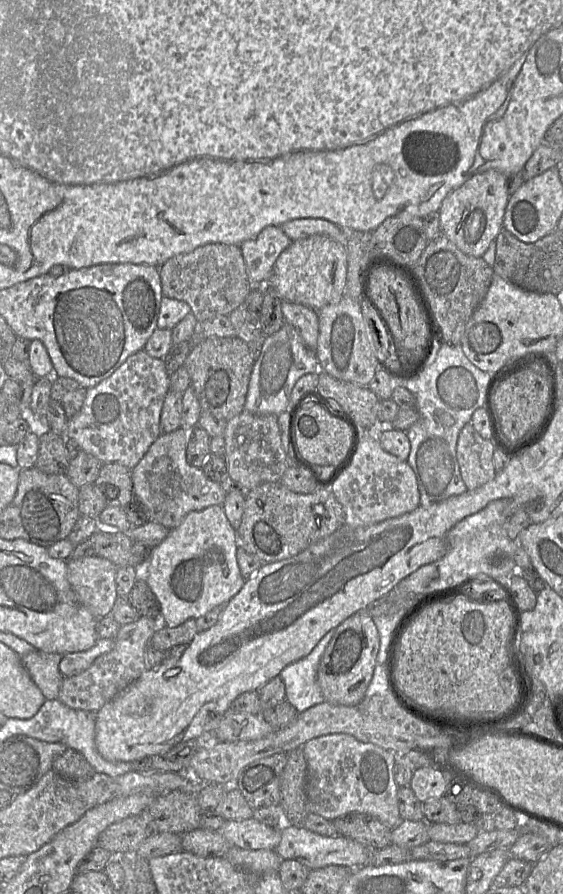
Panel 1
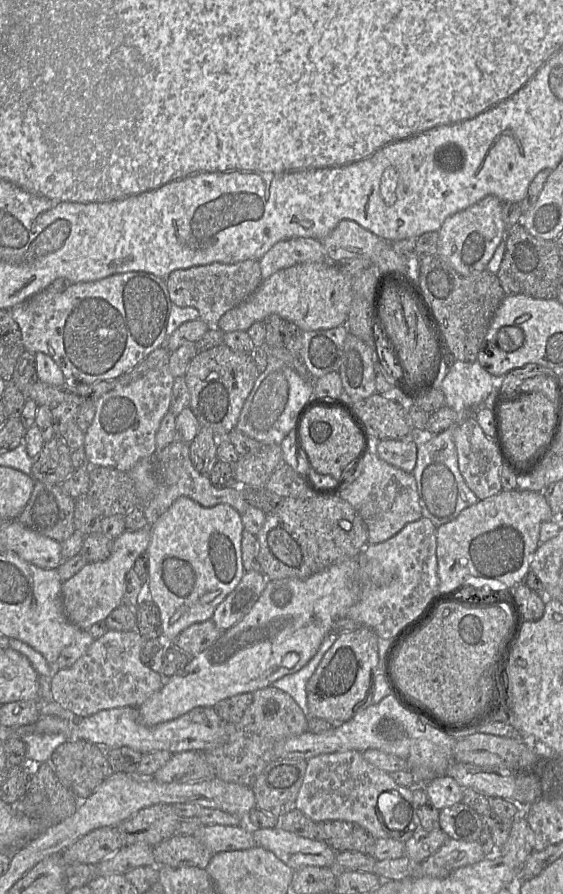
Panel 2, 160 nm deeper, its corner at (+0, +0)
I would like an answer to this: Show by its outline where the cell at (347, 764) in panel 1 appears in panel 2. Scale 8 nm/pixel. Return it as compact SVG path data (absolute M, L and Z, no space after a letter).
M348 750L321 754L307 760L302 785L297 794L295 808L314 822L338 820L355 823L375 839L392 838L405 842L417 830L423 829L413 804L412 787L396 784L387 772L368 763L362 752Z

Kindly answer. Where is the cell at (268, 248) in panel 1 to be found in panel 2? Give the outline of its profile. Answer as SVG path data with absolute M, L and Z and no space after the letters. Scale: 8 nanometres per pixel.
M297 237L276 243L259 260L262 280L272 274L301 263L326 261L325 250L320 240Z

